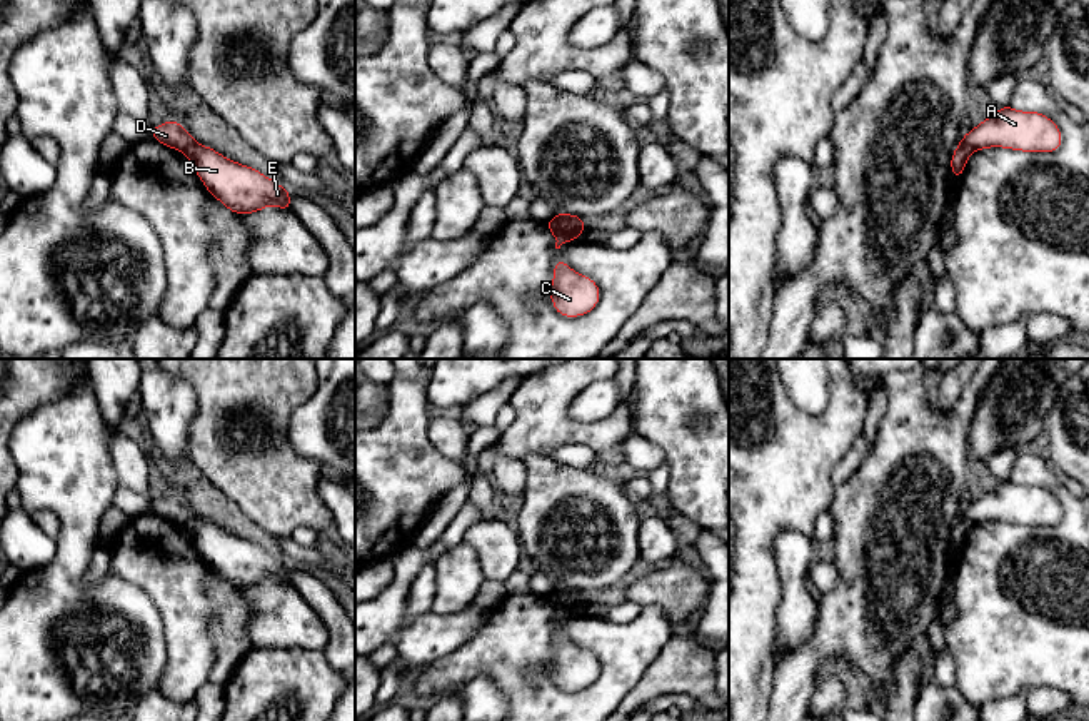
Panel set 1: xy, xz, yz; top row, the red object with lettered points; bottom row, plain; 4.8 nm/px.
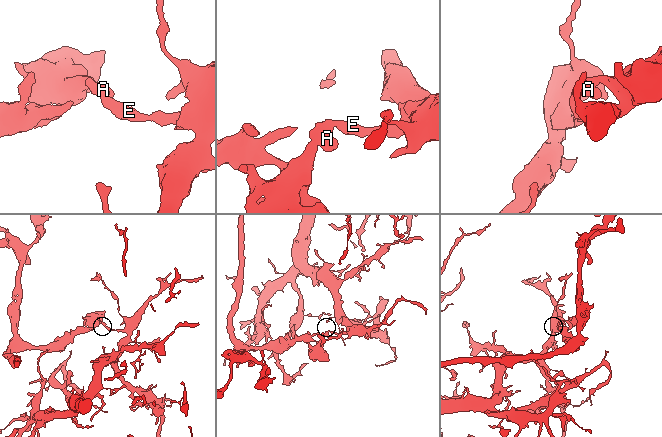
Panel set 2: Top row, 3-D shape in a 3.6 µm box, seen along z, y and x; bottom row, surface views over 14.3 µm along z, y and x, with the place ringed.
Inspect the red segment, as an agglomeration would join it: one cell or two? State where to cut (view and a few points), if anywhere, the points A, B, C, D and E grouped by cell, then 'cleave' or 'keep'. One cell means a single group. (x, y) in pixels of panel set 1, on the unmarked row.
cut in xz along (556, 591), (579, 608); A C D / B E; cleave

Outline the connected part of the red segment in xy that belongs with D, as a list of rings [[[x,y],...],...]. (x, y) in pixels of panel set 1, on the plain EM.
[[[172,492],[167,497],[152,501],[152,511],[178,526],[187,524],[190,519],[197,517],[190,506],[180,501],[180,497]]]

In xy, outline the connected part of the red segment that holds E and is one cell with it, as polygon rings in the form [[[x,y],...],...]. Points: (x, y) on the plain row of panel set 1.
[[[193,517],[183,527],[212,571],[233,587],[252,587],[275,579],[290,586],[290,566],[258,544],[237,537],[210,521]]]

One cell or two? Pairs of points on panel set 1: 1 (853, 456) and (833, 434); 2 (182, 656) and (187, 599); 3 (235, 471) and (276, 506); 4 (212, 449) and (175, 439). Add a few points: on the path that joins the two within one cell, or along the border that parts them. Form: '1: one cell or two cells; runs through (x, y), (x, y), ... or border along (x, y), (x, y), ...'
1: two cells; border along (866, 416), (861, 433), (833, 471), (834, 486)
2: one cell; runs through (187, 643), (187, 613)
3: one cell; runs through (245, 476), (265, 496)
4: two cells; border along (197, 404), (189, 429), (189, 461)

